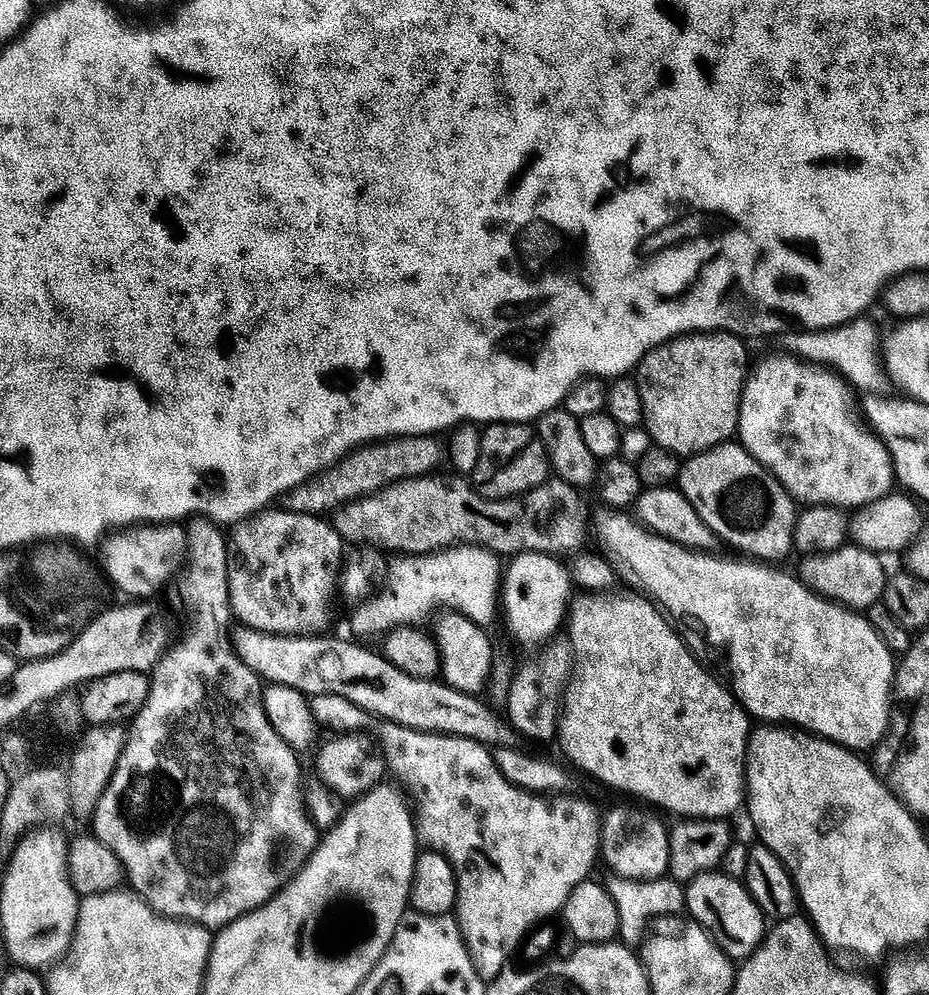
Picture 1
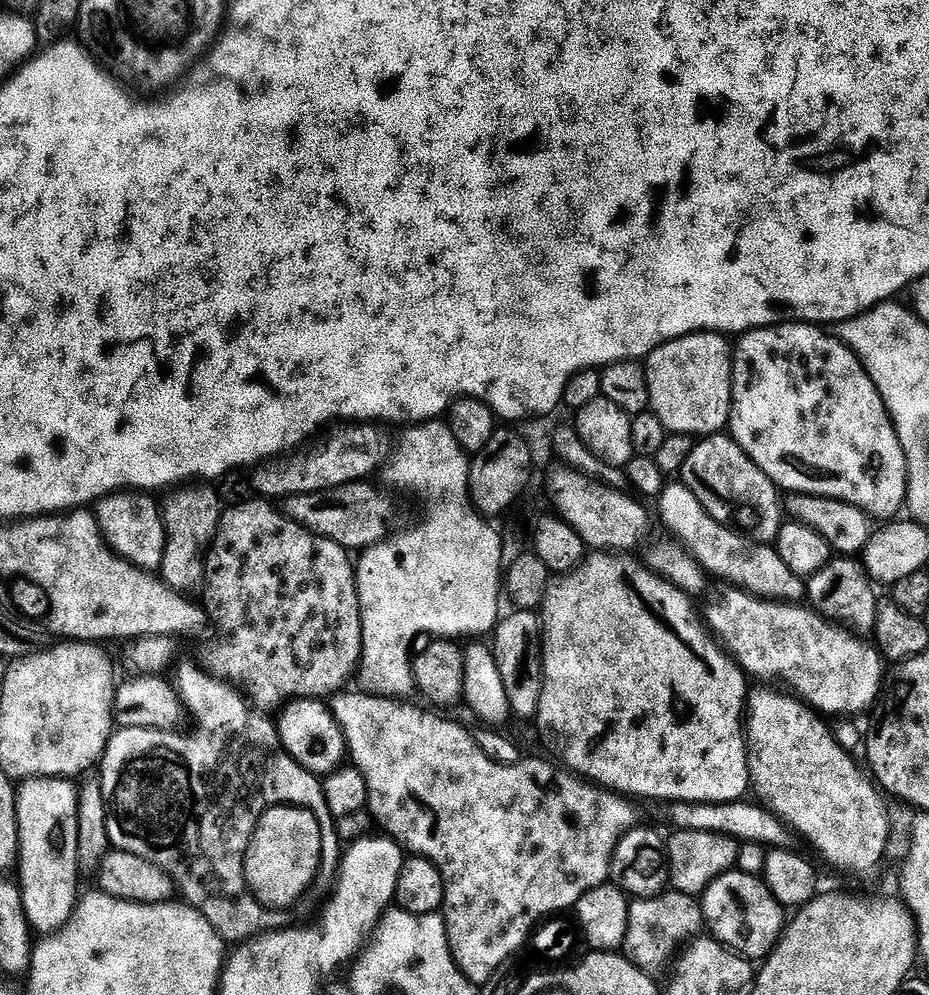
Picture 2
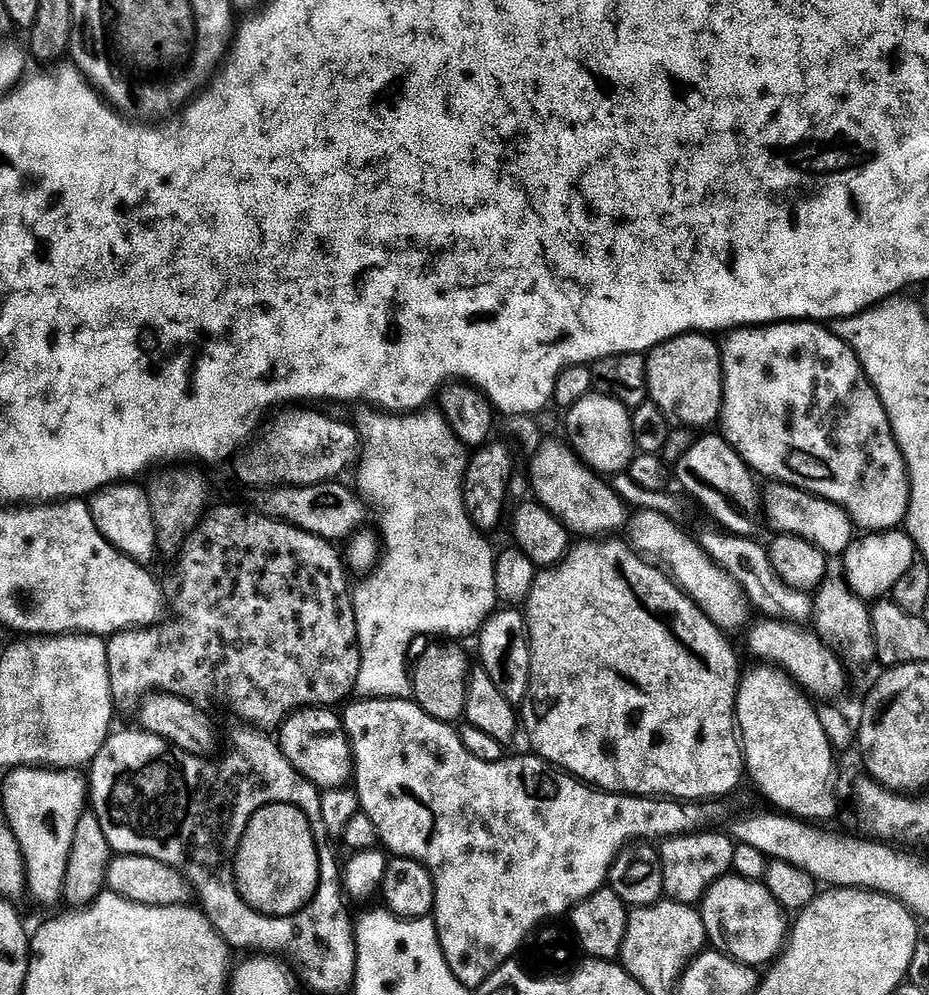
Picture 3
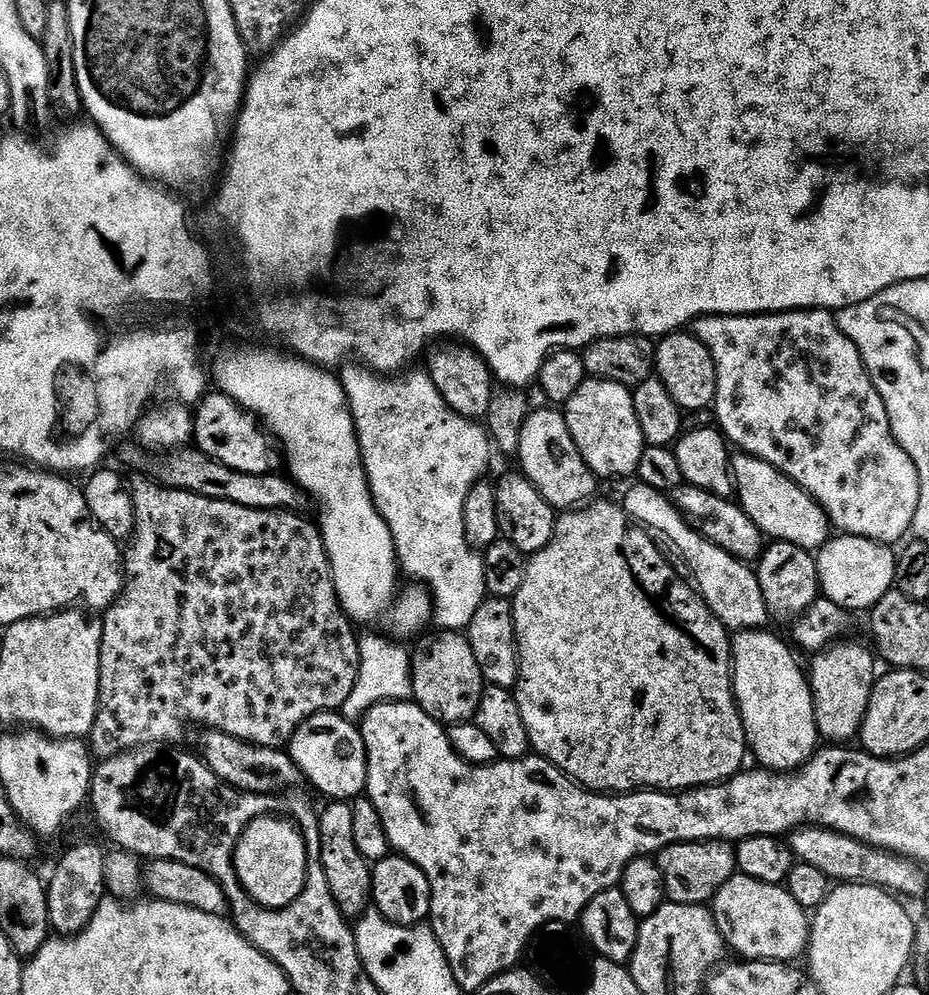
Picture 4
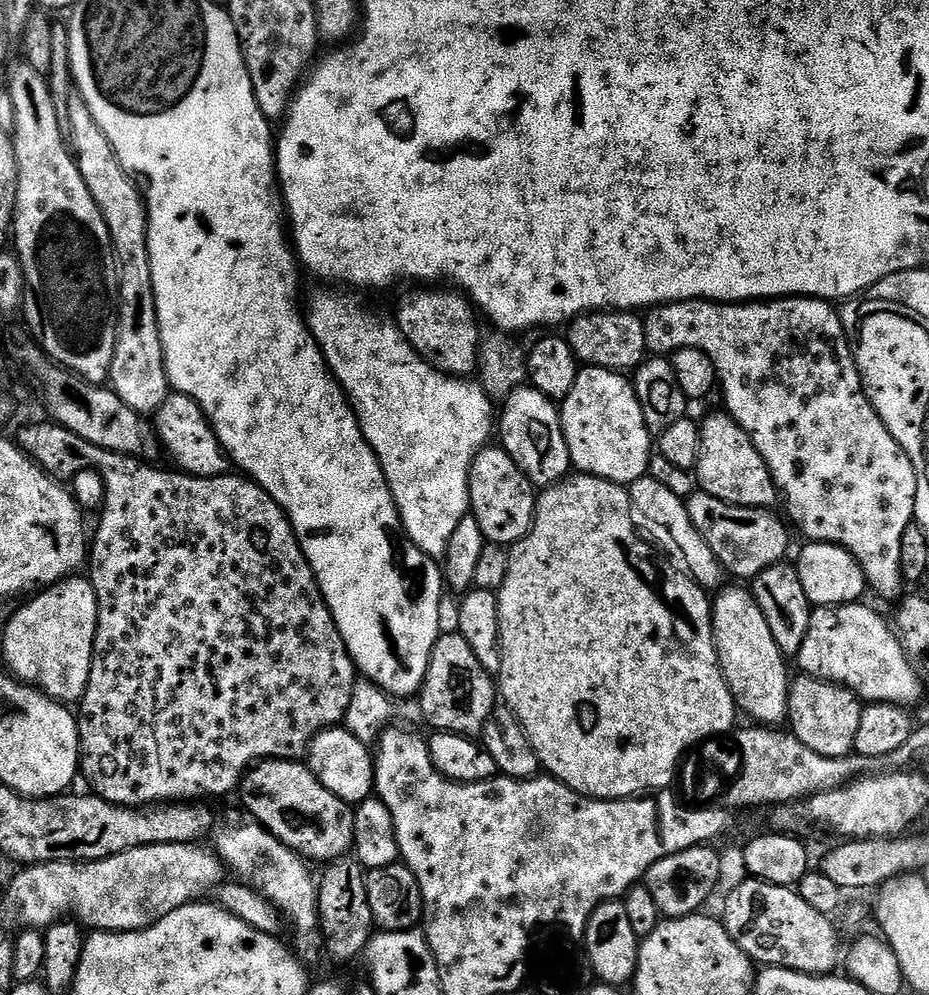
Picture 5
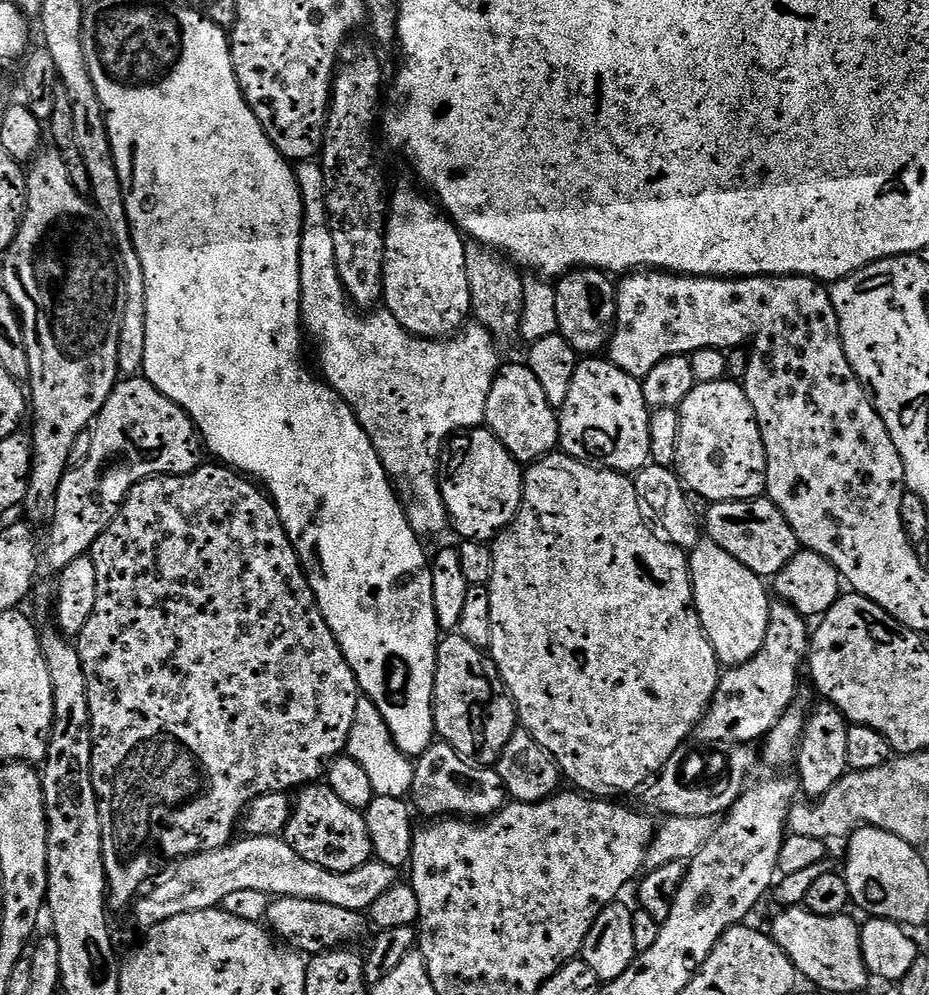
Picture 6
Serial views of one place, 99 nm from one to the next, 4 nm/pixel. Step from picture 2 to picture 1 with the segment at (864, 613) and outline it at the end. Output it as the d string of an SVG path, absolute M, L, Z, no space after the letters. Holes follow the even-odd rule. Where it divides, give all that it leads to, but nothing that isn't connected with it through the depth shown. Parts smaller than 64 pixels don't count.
M845 546L833 552L818 552L799 562L798 579L817 596L853 610L870 610L885 599L886 575L879 555L865 548Z

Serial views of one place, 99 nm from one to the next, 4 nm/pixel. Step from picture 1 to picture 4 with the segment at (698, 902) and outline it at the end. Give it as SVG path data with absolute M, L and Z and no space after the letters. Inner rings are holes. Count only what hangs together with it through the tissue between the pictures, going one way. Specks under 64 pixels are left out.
M737 874L718 890L710 902L710 911L727 947L731 951L733 948L740 955L737 957L745 961L796 962L799 956L801 959L807 953L810 916L794 902L787 887Z

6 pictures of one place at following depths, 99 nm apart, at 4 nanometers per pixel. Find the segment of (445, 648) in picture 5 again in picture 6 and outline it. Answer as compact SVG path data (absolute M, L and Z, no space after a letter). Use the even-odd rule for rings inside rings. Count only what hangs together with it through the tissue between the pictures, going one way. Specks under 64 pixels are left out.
M448 634L437 644L436 673L432 681L435 735L469 760L485 766L495 765L506 742L518 727L515 711L488 712L488 703L492 700L491 675L489 657L478 646L466 642L466 638Z

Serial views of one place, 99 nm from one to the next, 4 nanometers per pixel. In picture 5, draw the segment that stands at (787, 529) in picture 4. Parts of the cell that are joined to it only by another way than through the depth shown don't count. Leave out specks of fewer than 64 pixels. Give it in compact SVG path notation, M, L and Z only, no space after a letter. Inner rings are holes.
M719 411L700 424L700 456L694 469L694 475L700 479L699 487L731 504L771 509L778 500L778 489L762 454L758 454L751 436L738 421L727 411Z

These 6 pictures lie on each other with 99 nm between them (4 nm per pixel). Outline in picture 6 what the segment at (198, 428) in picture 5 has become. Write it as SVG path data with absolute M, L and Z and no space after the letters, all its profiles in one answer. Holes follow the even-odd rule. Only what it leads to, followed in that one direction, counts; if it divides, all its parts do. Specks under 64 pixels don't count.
M143 375L125 377L117 382L108 396L103 408L94 419L88 432L90 442L88 452L82 464L67 469L63 476L57 496L55 510L50 519L50 536L42 546L39 555L39 569L45 574L59 574L70 562L87 555L97 540L105 532L106 526L116 509L124 503L126 494L138 482L151 476L185 476L203 467L206 452L196 424L184 408L172 399L166 398Z

